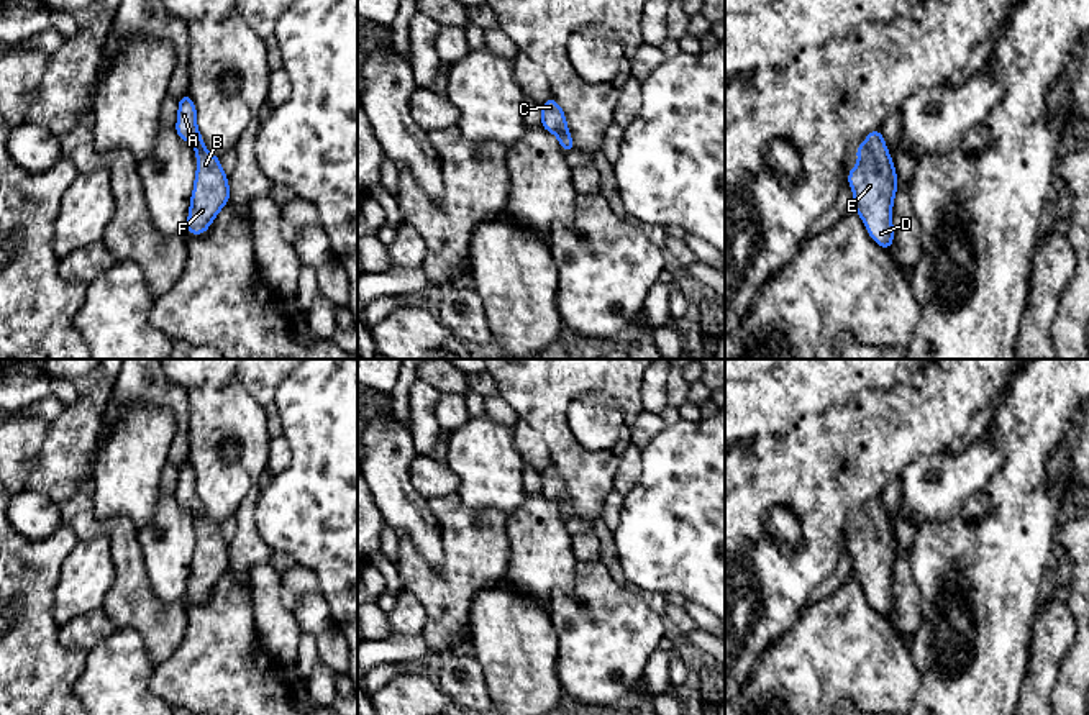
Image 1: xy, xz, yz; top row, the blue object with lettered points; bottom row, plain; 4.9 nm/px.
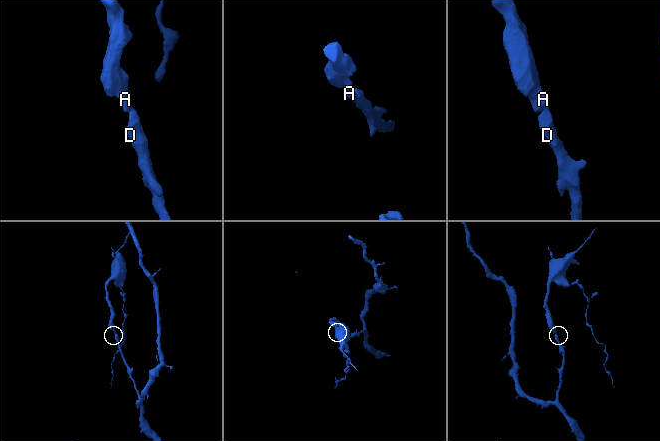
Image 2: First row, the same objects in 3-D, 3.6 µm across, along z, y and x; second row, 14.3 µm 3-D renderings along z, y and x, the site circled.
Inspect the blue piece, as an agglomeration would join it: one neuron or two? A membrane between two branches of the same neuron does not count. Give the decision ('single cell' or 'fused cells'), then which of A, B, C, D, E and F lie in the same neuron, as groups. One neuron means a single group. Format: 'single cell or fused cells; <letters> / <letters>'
single cell; A B C D E F

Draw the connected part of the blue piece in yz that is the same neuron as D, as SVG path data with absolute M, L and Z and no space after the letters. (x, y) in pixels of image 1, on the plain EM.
M871 499L854 517L858 533L848 538L853 556L853 576L866 592L868 602L884 617L894 608L892 571L899 556L894 530L882 507L882 499Z

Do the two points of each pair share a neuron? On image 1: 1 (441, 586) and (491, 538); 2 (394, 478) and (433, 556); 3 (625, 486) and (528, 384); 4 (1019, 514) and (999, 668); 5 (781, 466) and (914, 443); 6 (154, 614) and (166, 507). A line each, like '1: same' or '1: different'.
1: same
2: same
3: different
4: same
5: same
6: different

